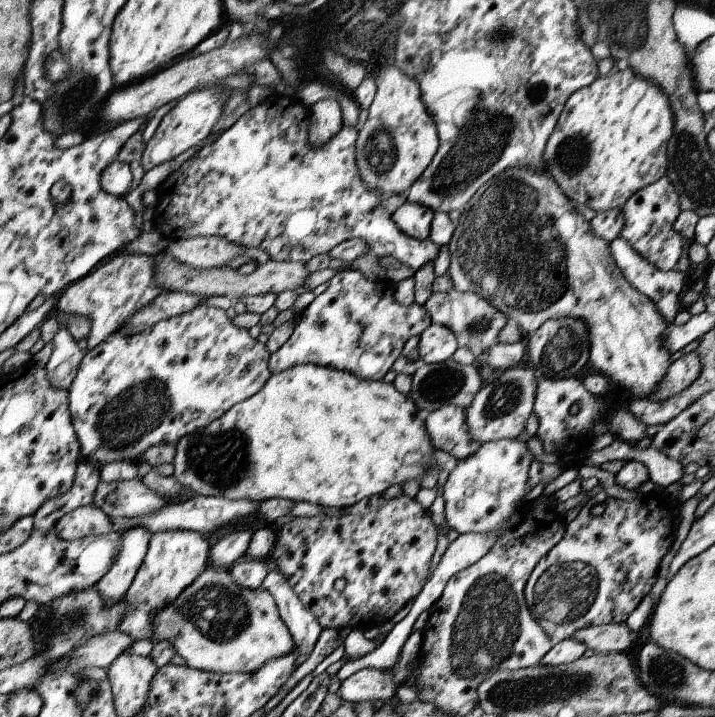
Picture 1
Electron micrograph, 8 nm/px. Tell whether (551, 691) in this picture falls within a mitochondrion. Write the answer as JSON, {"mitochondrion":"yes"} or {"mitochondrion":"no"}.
{"mitochondrion":"yes"}

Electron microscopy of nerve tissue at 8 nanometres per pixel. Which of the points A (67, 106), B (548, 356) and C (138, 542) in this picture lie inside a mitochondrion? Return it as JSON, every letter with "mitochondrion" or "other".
{"A":"mitochondrion","B":"mitochondrion","C":"other"}

